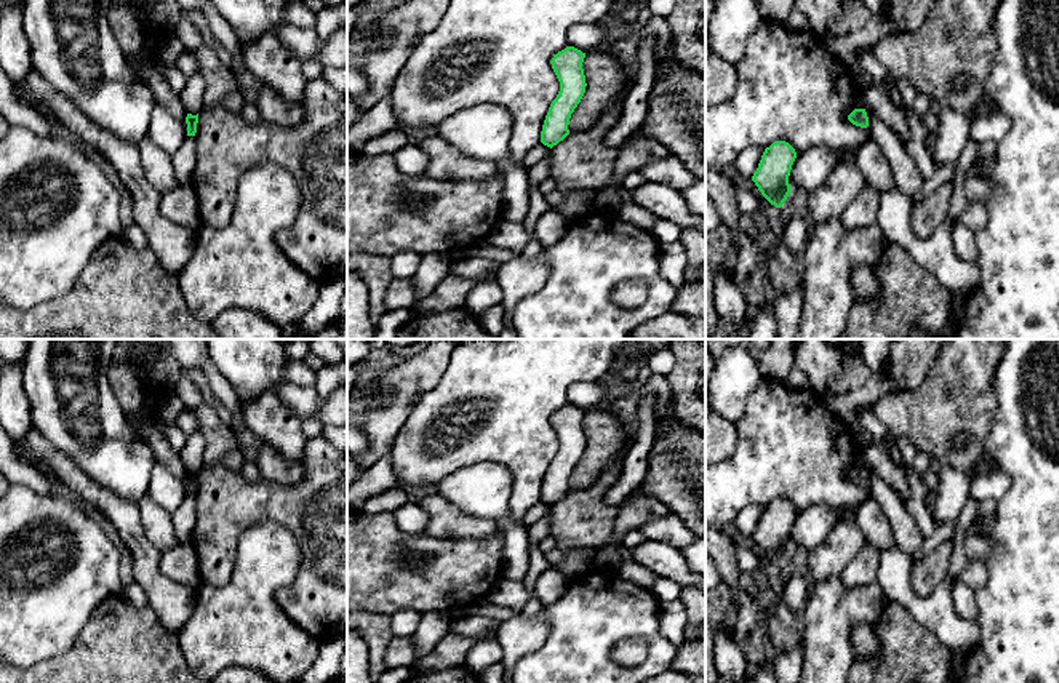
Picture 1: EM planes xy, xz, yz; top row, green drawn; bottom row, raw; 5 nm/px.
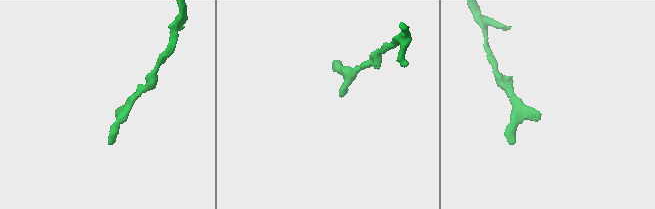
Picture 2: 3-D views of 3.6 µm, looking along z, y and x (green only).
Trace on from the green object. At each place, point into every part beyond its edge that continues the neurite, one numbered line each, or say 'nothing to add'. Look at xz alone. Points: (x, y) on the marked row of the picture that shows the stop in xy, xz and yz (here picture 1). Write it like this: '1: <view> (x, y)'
nothing to add

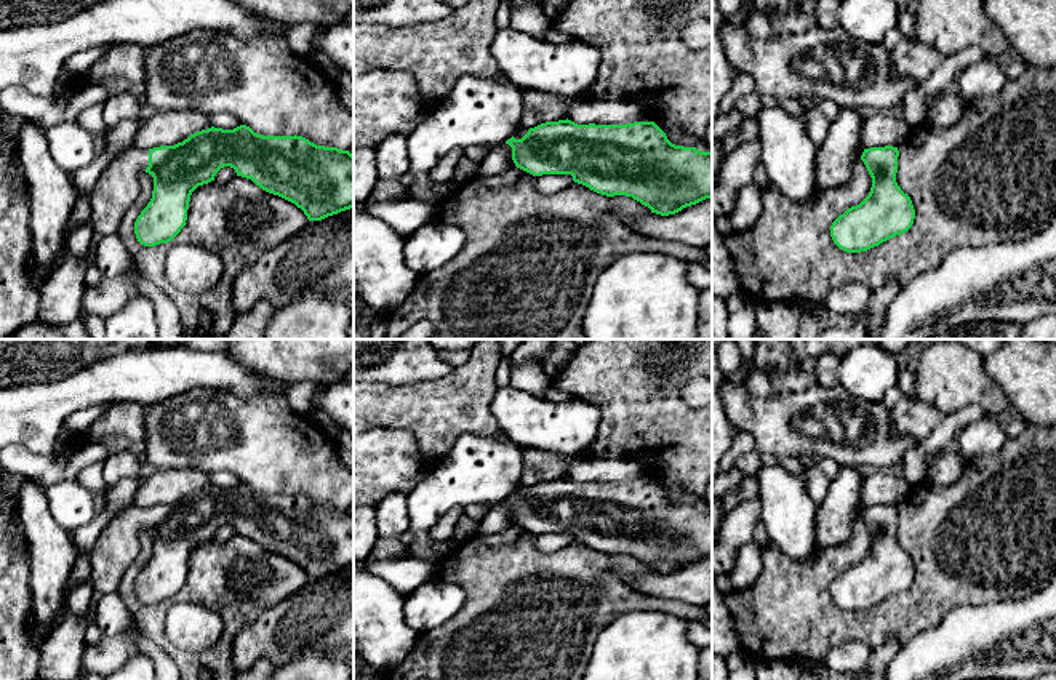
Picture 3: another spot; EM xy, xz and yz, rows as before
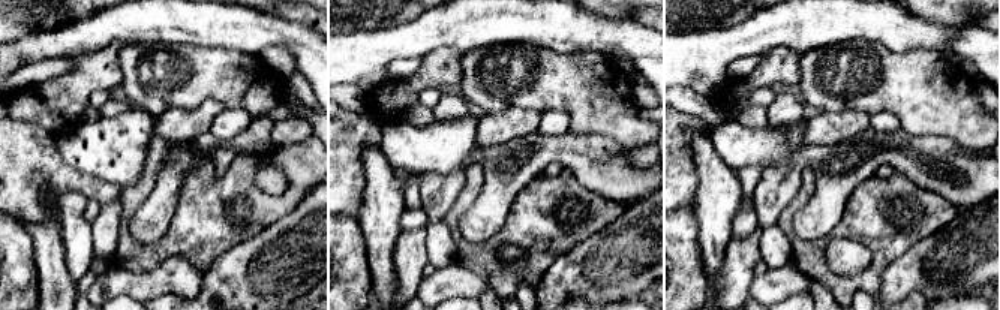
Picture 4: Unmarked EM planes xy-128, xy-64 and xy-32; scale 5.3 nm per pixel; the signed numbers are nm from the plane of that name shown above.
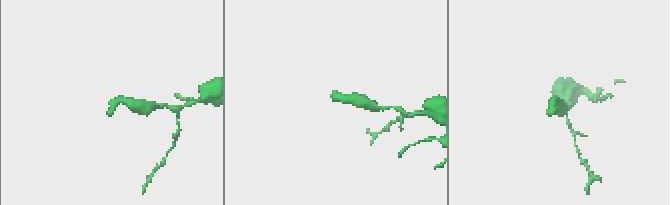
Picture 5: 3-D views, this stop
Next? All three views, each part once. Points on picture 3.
1: xy (117, 188)

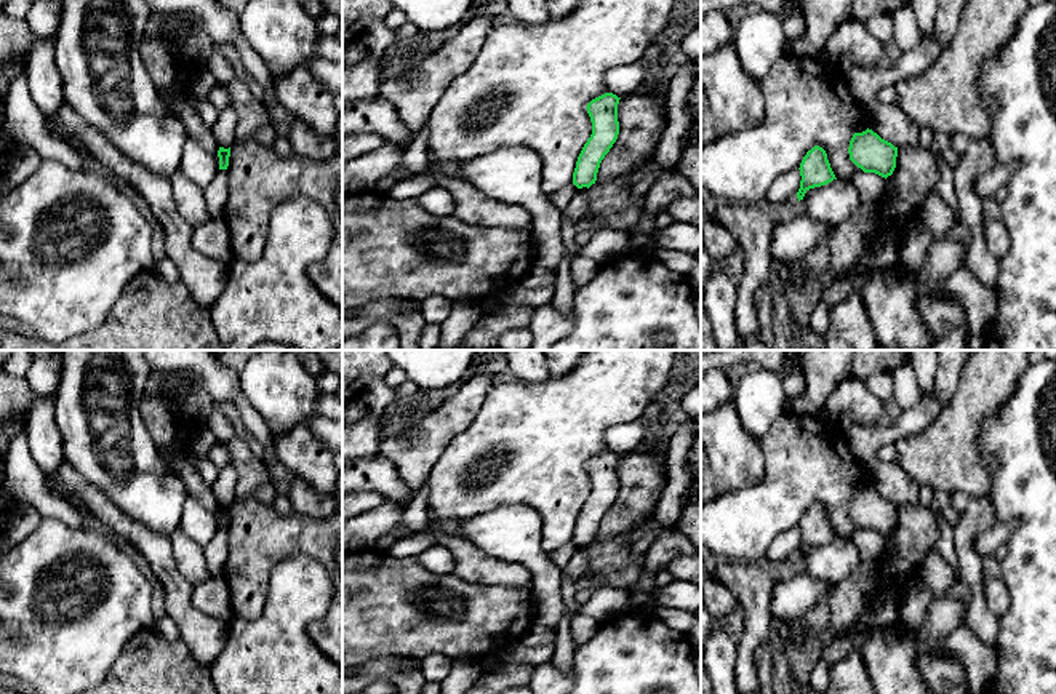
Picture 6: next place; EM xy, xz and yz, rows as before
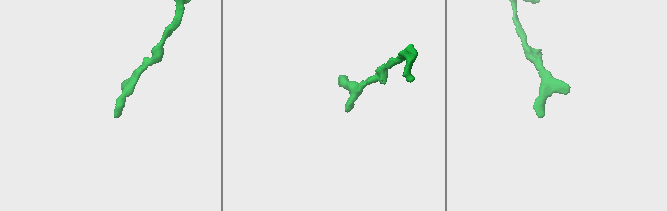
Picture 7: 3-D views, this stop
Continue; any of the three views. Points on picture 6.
nothing to add

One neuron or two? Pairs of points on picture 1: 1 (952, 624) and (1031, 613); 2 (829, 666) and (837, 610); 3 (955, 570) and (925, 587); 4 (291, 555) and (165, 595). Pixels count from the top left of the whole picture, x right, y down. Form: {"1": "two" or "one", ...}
{"1": "two", "2": "one", "3": "two", "4": "two"}

